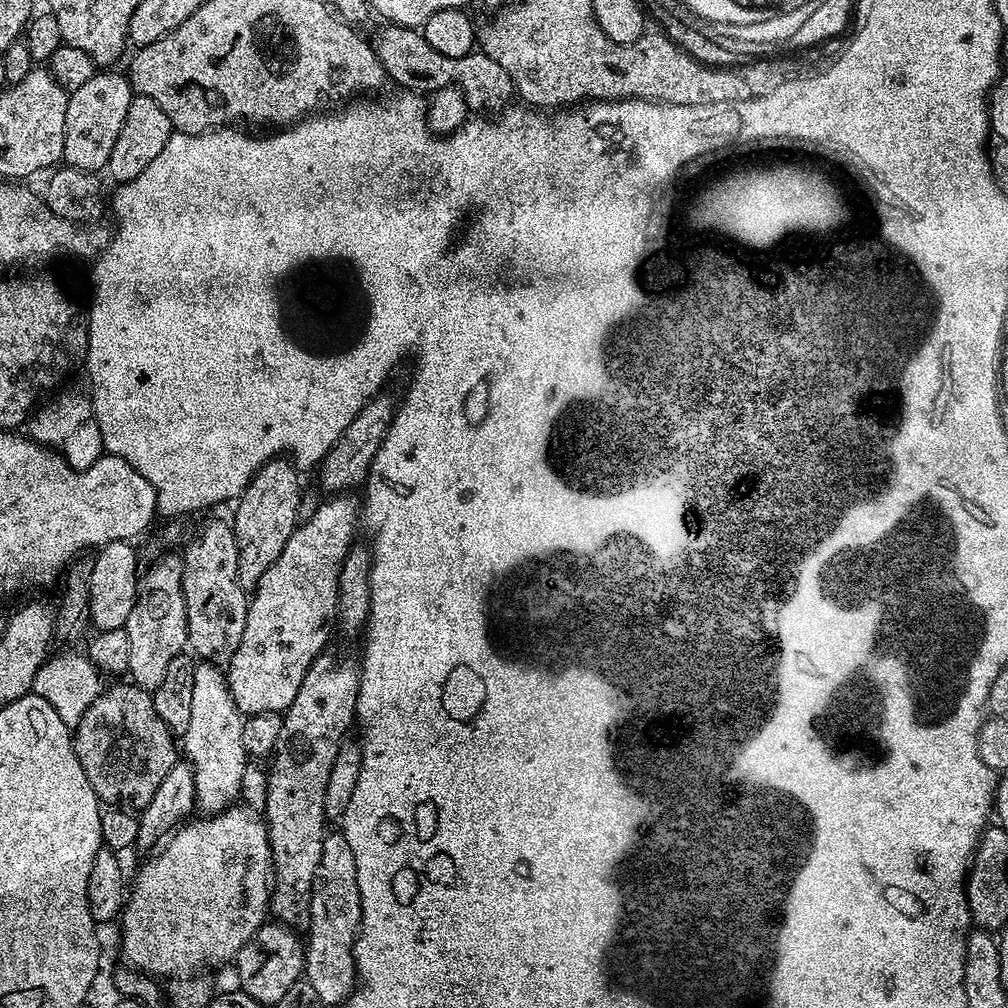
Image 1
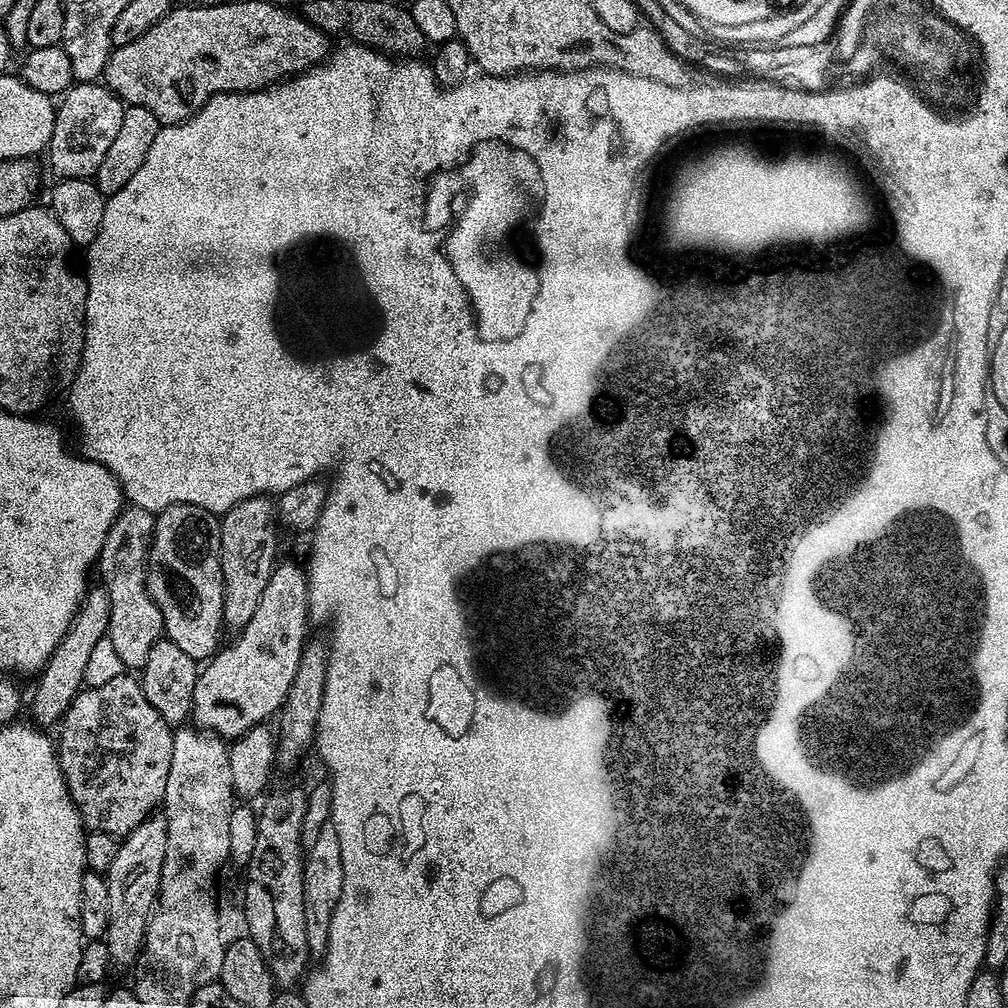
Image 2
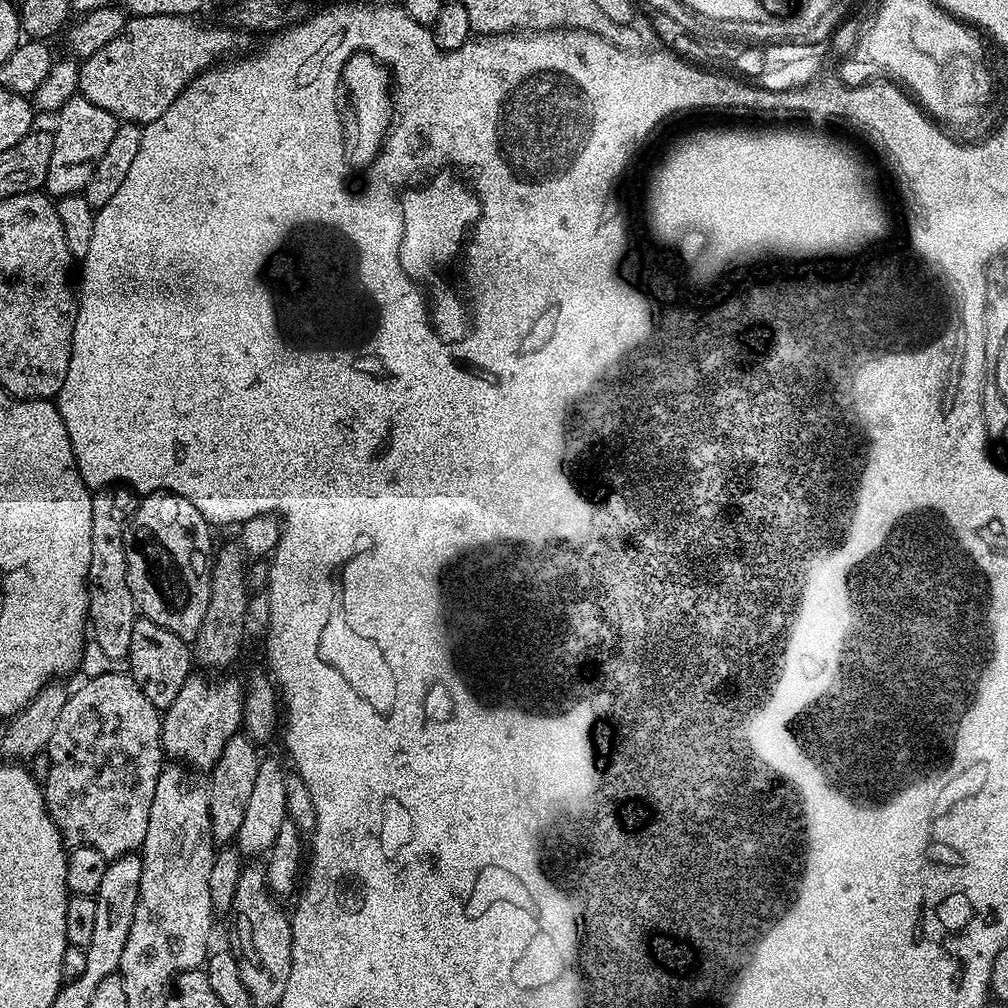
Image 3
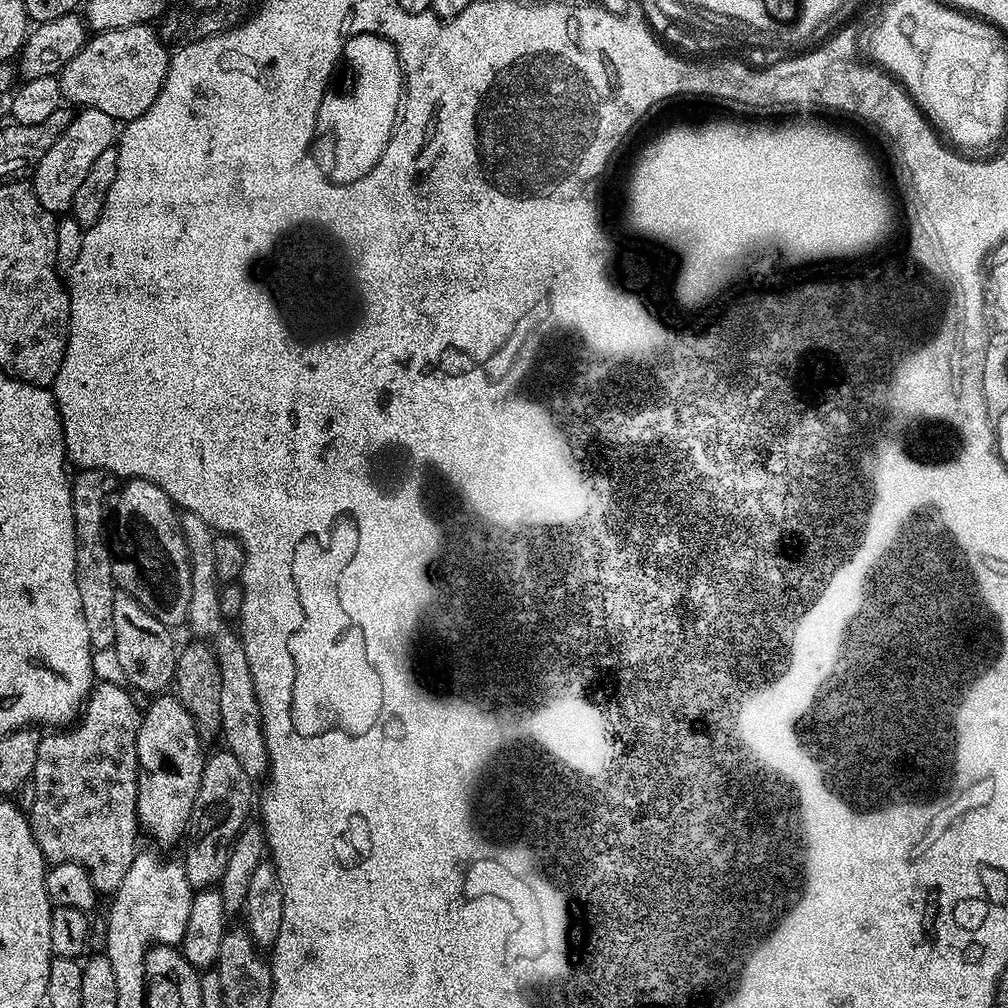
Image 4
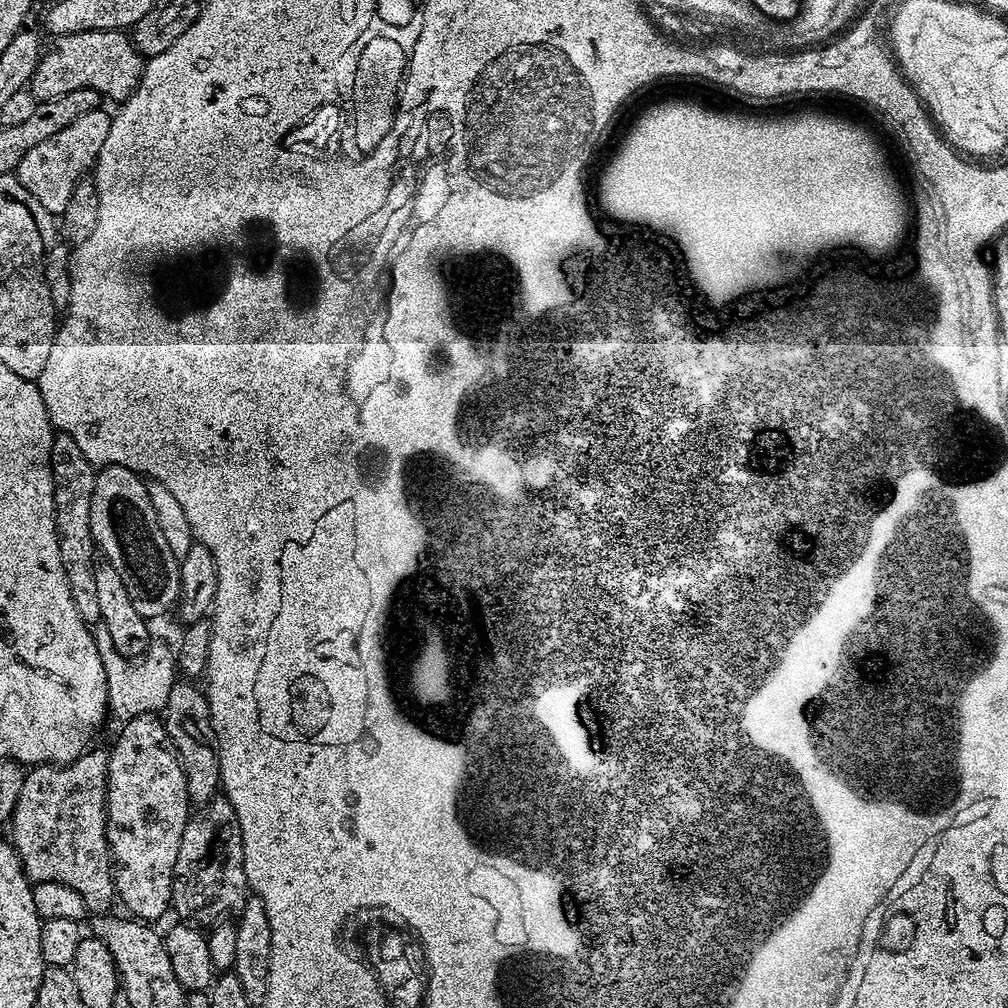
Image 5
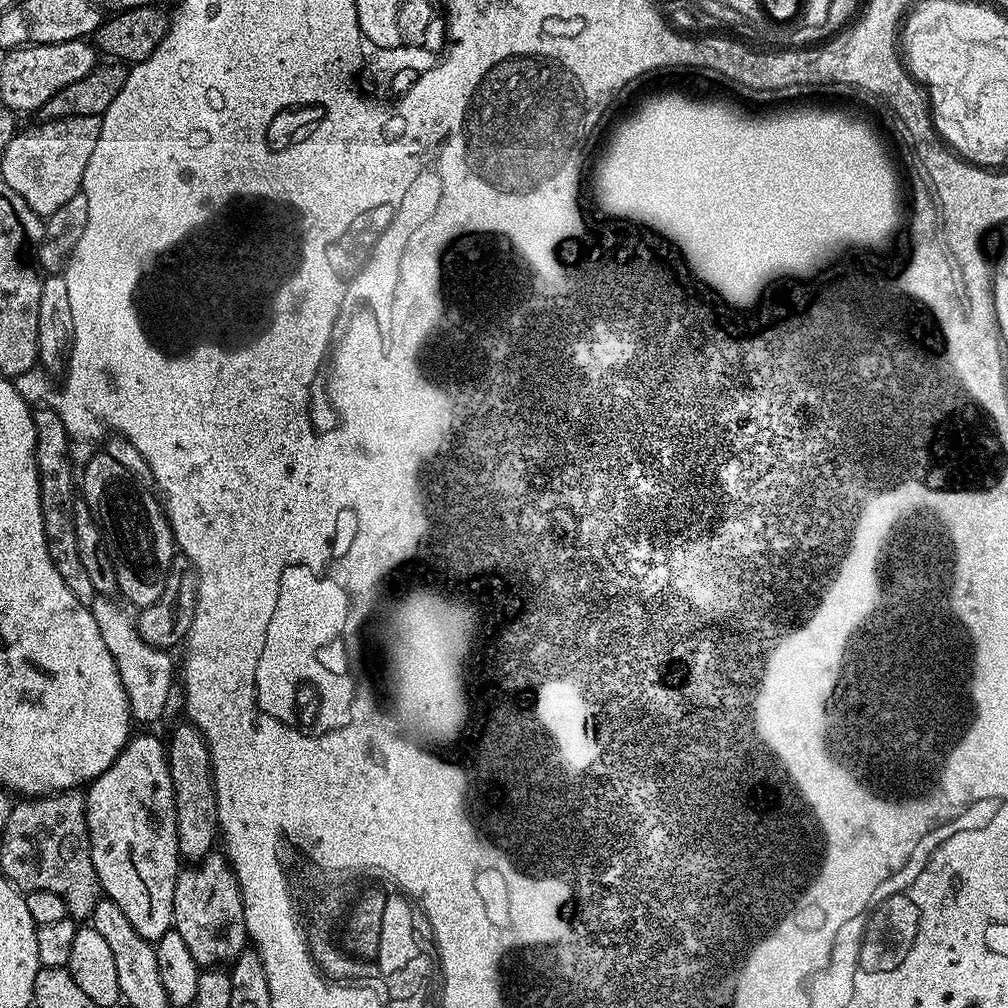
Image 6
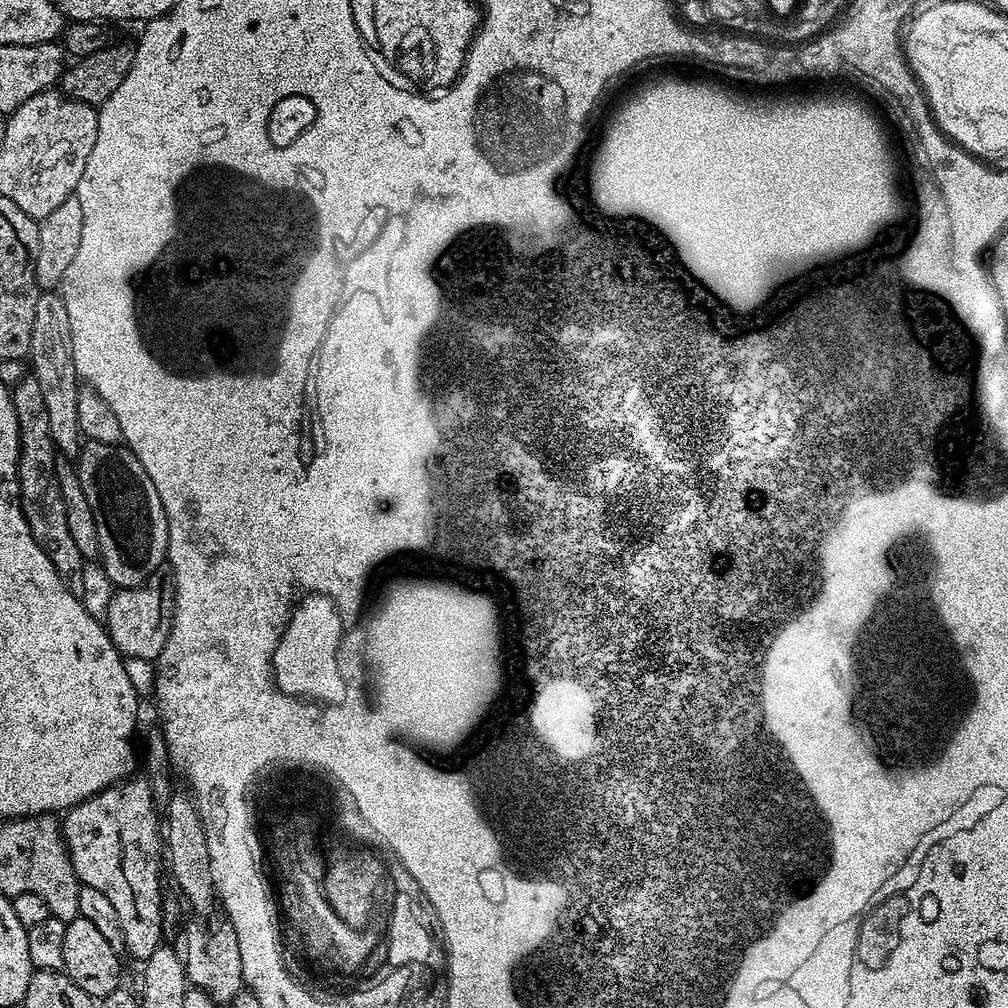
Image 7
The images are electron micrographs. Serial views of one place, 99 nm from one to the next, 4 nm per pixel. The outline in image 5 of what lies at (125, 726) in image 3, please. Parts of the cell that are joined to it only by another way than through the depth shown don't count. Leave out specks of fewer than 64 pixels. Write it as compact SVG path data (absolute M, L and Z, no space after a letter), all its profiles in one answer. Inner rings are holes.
M89 750L69 764L39 764L27 769L22 794L12 811L10 843L24 867L24 874L33 884L62 882L82 894L89 913L103 916L117 903L116 873L112 850L108 846L108 752Z

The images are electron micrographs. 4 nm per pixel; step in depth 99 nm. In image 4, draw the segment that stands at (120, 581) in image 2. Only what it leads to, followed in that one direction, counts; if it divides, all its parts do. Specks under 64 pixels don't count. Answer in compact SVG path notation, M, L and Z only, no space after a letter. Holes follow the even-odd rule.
M81 468L71 477L74 526L76 539L80 543L76 554L76 581L78 594L82 598L82 618L86 618L86 630L96 650L111 649L115 642L113 605L118 585L112 578L113 553L108 553L104 545L104 503L107 500L109 503L114 492L108 480L109 473L100 468Z

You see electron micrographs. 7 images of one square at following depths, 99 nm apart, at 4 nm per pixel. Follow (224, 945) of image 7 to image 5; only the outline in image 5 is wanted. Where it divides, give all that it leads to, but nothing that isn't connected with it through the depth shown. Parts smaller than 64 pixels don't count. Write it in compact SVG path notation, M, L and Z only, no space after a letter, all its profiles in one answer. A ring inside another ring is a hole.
M218 796L203 810L189 819L186 830L182 834L182 843L178 846L178 862L174 862L174 878L172 879L171 907L181 921L191 922L196 926L212 926L217 921L235 917L246 906L250 899L250 889L246 870L244 869L244 847L242 846L242 826L238 826L238 814L234 814L233 806L227 797Z

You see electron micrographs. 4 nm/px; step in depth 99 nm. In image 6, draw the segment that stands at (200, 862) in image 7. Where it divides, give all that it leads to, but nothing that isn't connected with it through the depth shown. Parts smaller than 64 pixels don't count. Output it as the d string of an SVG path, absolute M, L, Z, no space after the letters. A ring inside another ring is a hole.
M180 722L175 725L172 732L172 741L166 744L168 765L170 766L170 778L174 782L174 798L176 799L176 817L178 818L178 842L180 854L185 861L195 862L213 851L218 840L218 806L216 805L216 787L212 777L212 755L208 752L208 743L204 736L190 722Z

